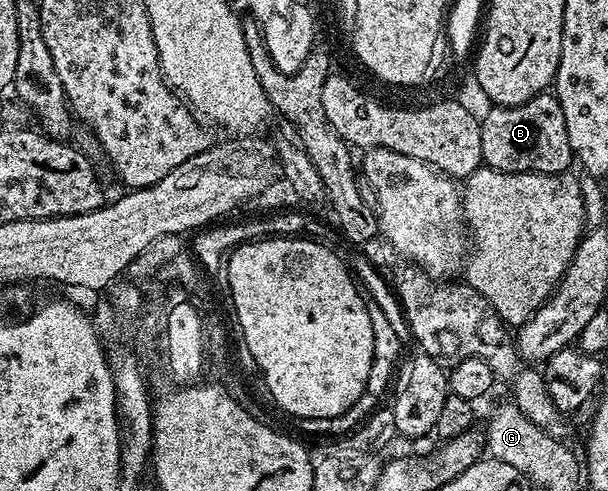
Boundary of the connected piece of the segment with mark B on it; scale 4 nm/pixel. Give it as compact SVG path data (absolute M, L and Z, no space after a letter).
M544 93L525 101L516 107L490 108L487 116L482 116L479 128L481 129L481 153L483 163L494 171L505 173L541 173L542 175L561 175L572 166L573 156L569 145L569 133L565 133L565 113L561 113L561 105L556 101L554 94Z

